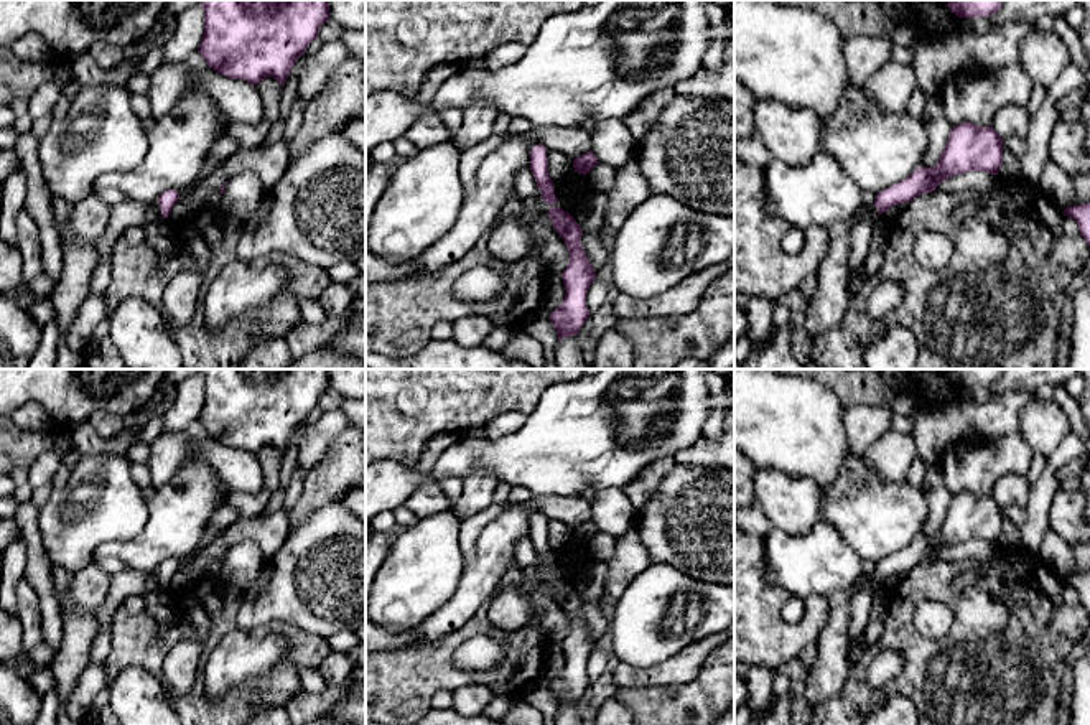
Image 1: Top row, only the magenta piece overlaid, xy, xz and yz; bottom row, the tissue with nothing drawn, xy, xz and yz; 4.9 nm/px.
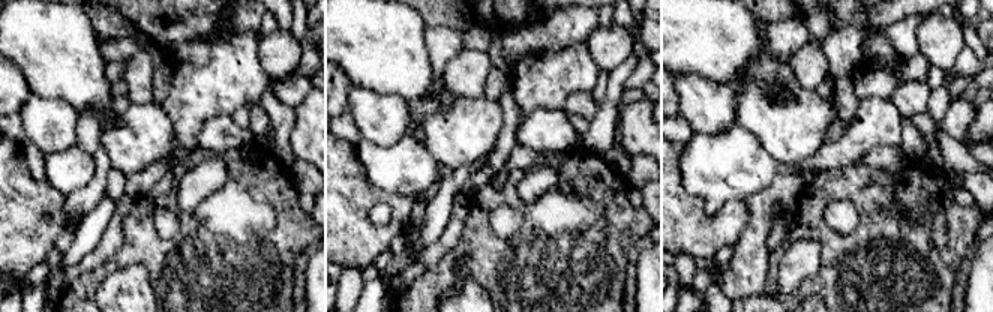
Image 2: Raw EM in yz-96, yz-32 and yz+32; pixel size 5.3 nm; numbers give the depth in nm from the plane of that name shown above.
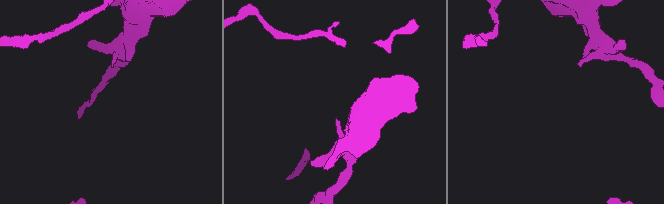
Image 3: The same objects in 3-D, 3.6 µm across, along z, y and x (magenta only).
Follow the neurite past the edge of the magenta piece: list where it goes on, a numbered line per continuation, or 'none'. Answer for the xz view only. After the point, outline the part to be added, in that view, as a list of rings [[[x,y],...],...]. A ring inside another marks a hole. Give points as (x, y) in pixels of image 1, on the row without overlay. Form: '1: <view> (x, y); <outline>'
none

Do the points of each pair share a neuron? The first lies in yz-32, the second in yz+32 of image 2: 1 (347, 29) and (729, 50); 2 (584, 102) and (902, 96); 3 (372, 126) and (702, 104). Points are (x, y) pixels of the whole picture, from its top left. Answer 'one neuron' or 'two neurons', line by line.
1: one neuron
2: one neuron
3: one neuron

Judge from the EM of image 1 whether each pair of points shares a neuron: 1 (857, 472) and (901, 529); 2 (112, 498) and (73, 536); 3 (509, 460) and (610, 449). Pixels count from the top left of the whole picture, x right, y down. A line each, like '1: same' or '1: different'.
1: same
2: same
3: same

